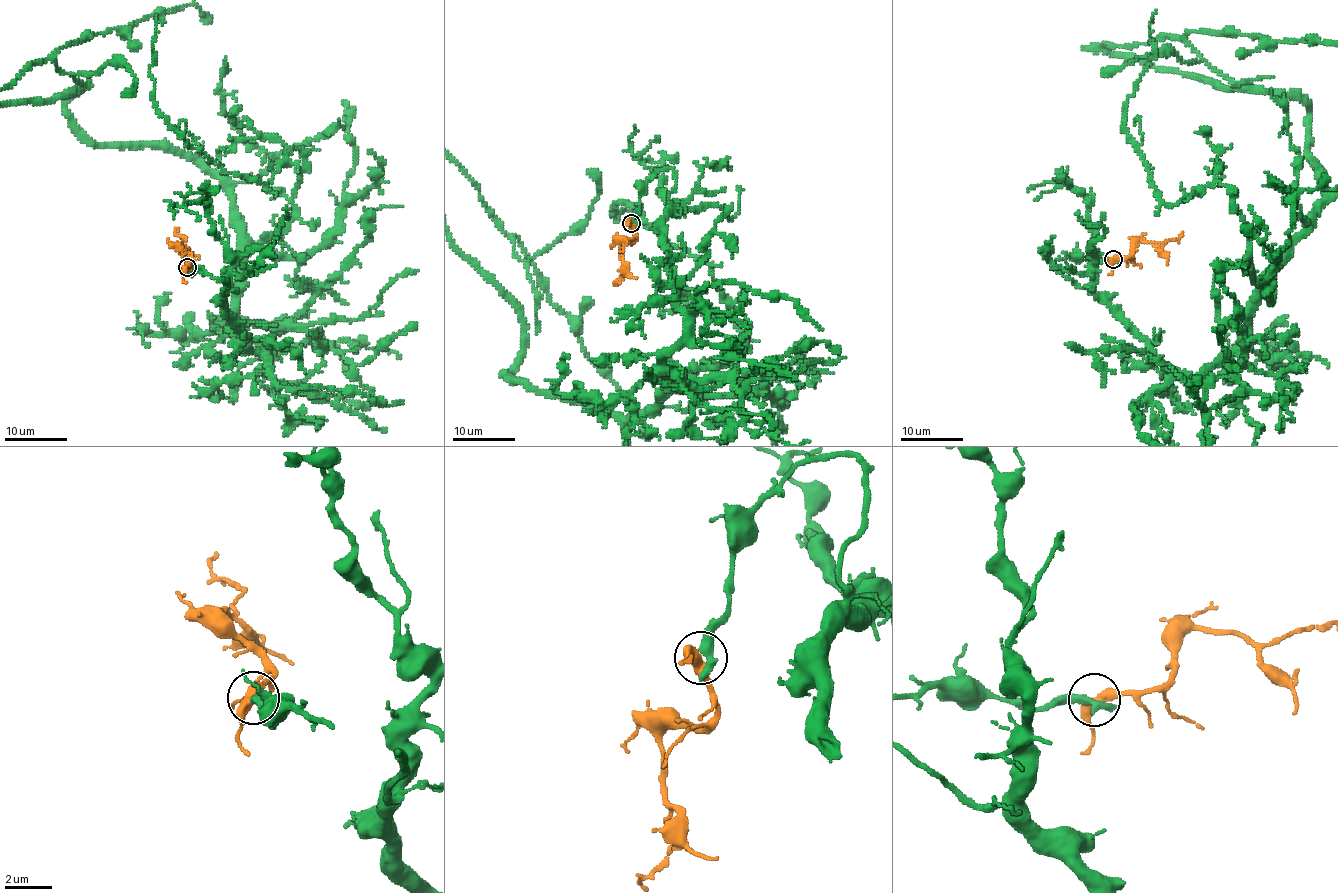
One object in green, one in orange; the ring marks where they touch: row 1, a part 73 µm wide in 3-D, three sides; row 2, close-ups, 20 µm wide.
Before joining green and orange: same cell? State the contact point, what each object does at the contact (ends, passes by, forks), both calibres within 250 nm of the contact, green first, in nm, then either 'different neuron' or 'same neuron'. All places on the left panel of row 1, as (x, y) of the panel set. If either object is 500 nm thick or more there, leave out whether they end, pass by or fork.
at (187, 267); 500 nm thick on the green side, 420 nm on the other; different neuron

